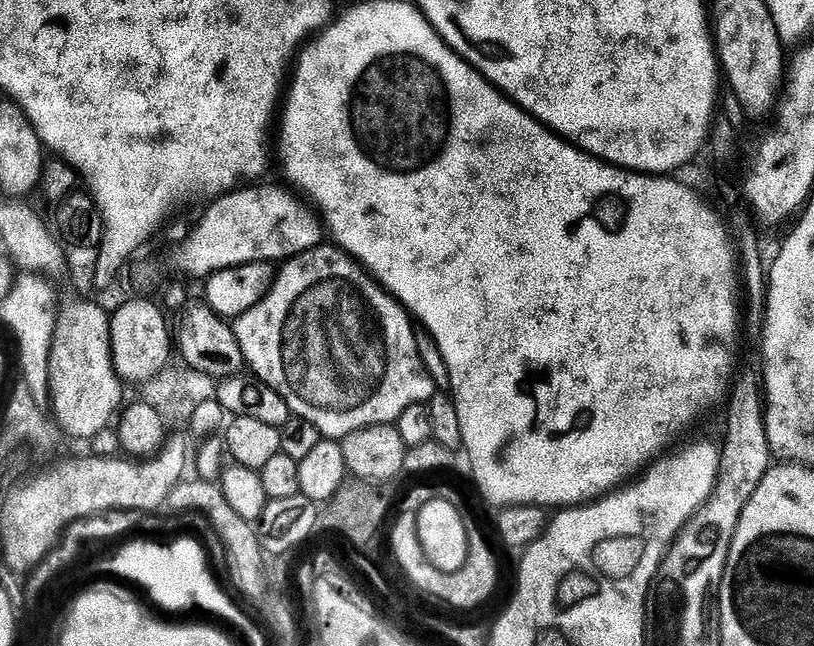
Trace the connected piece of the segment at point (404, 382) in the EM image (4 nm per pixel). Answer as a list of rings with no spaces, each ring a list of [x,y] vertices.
[[[324,242],[319,247],[310,249],[300,256],[289,259],[277,271],[276,281],[272,283],[272,289],[265,294],[262,302],[258,302],[250,310],[246,310],[246,314],[235,317],[234,331],[240,343],[242,354],[244,355],[245,365],[250,369],[251,375],[258,377],[262,382],[266,382],[266,386],[270,386],[270,390],[278,390],[278,394],[282,394],[282,398],[292,412],[293,417],[297,420],[305,420],[307,424],[311,424],[317,433],[324,438],[335,437],[337,435],[335,433],[336,428],[338,430],[337,433],[340,434],[349,431],[353,427],[354,421],[347,416],[347,412],[352,412],[355,408],[362,407],[371,396],[373,396],[373,410],[381,412],[384,415],[381,417],[385,421],[394,422],[400,417],[402,410],[406,410],[406,406],[410,406],[411,404],[427,404],[438,391],[430,374],[427,373],[426,366],[420,363],[418,345],[415,341],[414,320],[408,309],[403,304],[399,304],[379,282],[372,279],[364,271],[364,267],[356,263],[343,248],[333,246],[328,242]]]

